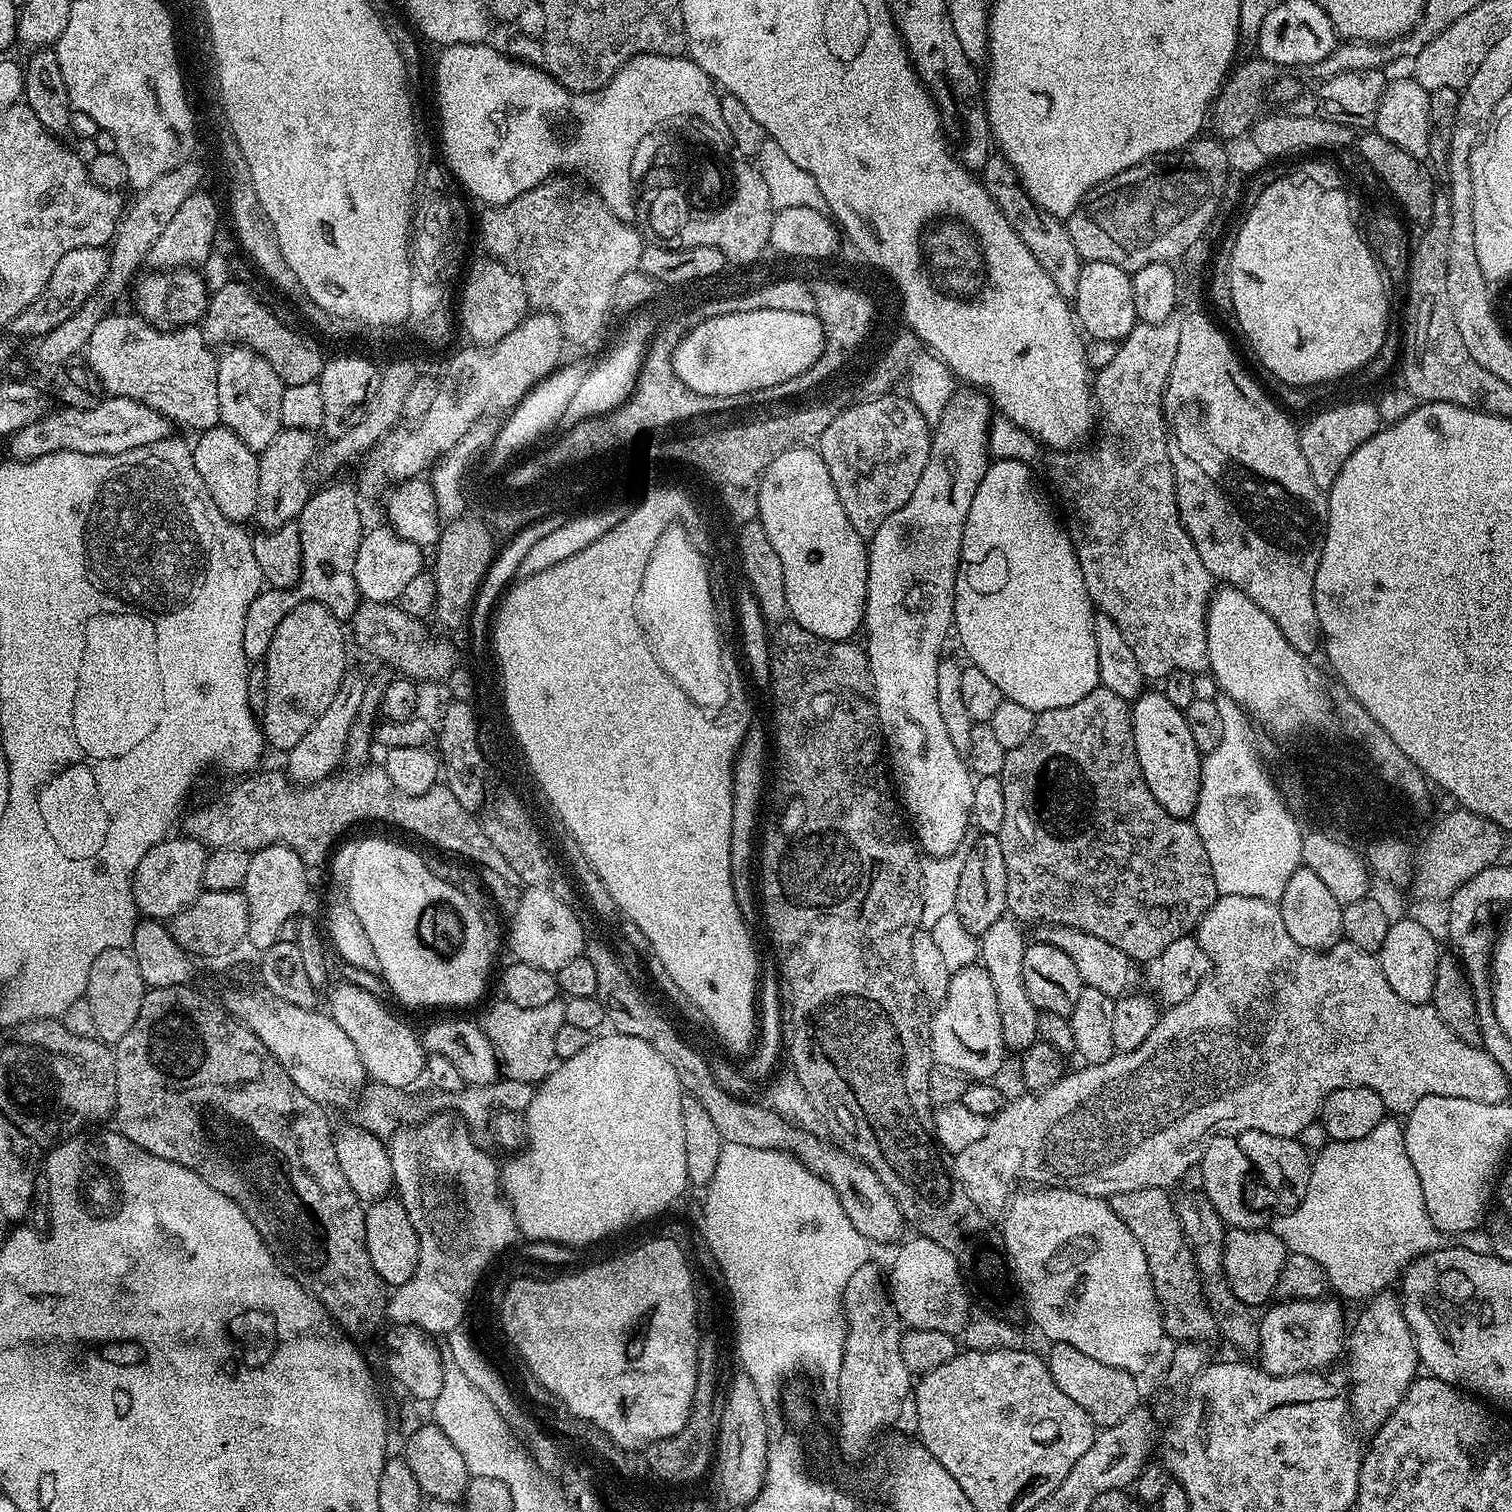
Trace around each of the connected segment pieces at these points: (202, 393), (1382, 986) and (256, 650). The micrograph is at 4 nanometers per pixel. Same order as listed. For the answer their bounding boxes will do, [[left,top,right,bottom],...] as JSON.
[[86,314,220,428],[954,894,1509,1213],[242,482,362,662]]

